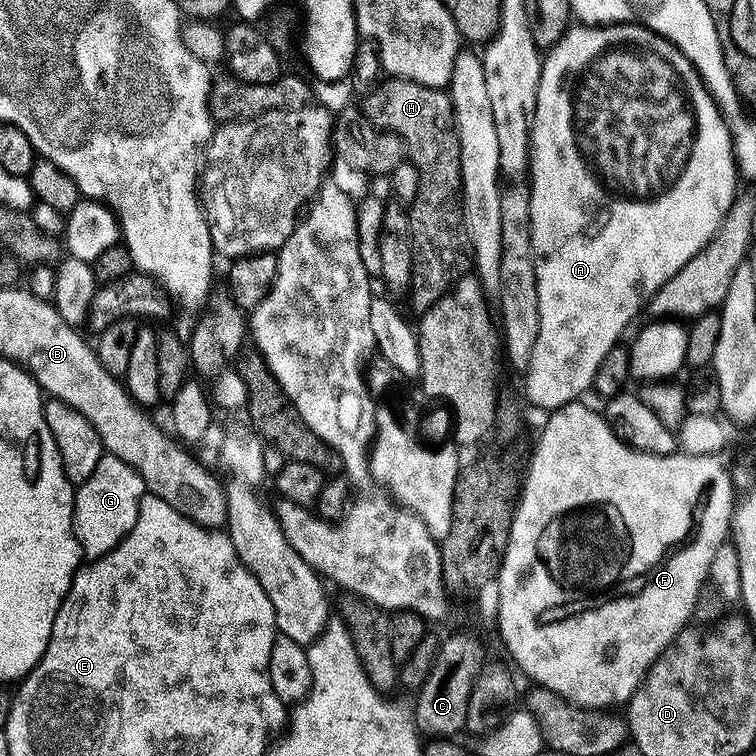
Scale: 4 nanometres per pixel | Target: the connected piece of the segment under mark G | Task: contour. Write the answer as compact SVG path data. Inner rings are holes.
M105 455L94 466L94 474L86 478L76 489L74 514L72 524L76 527L76 537L80 543L83 555L88 558L104 556L118 542L130 534L134 522L138 522L140 499L146 494L142 478L122 458Z

